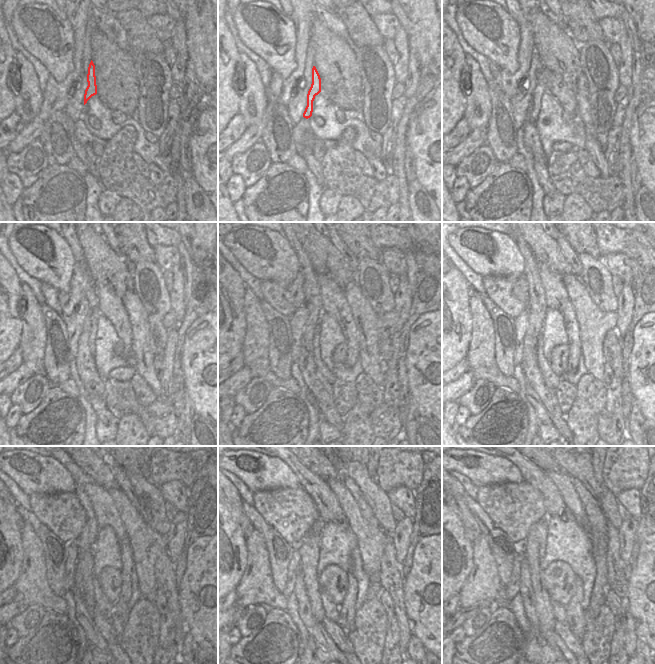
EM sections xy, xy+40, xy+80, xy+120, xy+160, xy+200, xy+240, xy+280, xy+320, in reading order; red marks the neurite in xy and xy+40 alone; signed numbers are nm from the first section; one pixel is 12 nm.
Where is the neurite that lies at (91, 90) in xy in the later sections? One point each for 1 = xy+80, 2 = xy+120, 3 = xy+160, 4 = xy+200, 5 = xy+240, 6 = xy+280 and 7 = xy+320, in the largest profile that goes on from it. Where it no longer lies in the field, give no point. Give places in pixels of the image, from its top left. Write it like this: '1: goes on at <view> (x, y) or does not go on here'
1: goes on at xy+80 (533, 111)
2: goes on at xy+120 (94, 314)
3: goes on at xy+160 (324, 371)
4: goes on at xy+200 (551, 379)
5: goes on at xy+240 (104, 607)
6: goes on at xy+280 (331, 610)
7: goes on at xy+320 (558, 610)

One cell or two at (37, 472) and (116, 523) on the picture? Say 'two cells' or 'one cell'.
two cells

